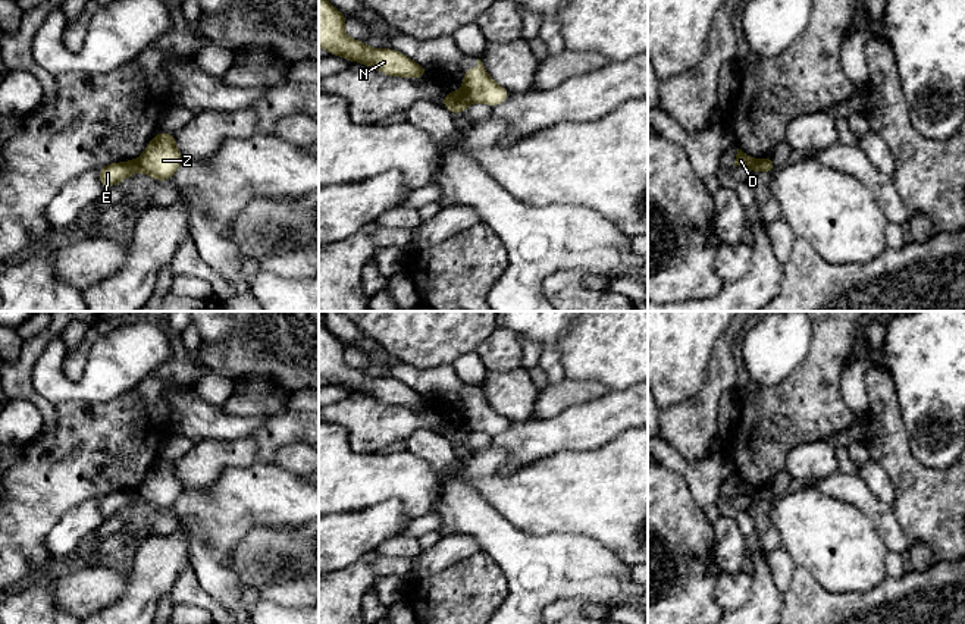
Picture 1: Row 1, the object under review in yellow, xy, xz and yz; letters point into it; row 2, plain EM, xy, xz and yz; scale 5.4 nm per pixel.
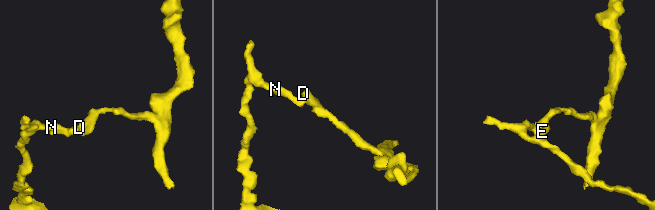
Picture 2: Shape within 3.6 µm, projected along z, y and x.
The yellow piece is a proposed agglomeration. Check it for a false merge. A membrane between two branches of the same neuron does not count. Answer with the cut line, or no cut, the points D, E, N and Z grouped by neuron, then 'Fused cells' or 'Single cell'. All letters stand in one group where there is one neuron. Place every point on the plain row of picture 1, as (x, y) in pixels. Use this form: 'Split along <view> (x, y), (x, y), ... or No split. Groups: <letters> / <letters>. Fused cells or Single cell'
Split along xz (463, 416), (472, 430). Groups: D Z / E N. Fused cells

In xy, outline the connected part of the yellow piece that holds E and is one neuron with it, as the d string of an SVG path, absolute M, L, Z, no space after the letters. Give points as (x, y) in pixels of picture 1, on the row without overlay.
M128 489L101 495L97 498L97 502L103 517L109 518L112 514L120 512L123 508L135 504L138 499L138 489Z

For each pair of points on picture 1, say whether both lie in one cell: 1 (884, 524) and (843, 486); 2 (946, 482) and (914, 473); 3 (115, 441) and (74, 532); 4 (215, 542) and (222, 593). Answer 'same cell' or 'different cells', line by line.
1: same cell
2: same cell
3: different cells
4: same cell

